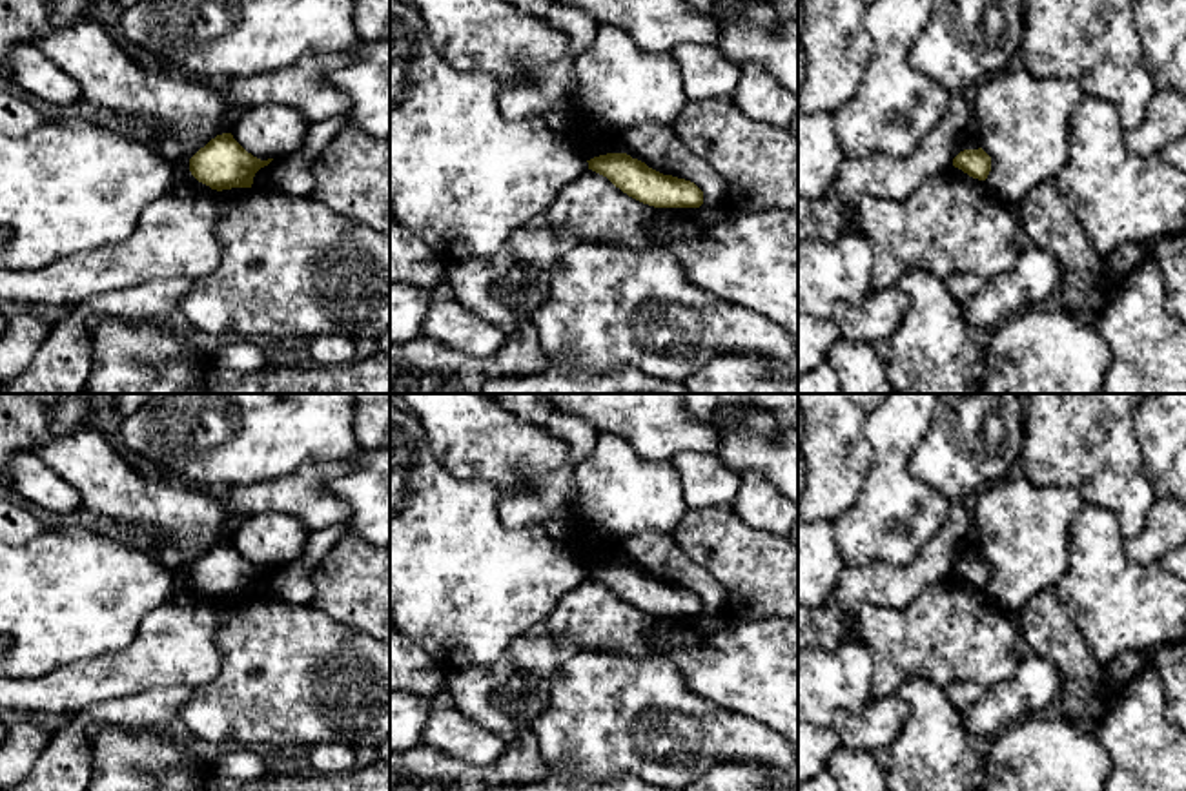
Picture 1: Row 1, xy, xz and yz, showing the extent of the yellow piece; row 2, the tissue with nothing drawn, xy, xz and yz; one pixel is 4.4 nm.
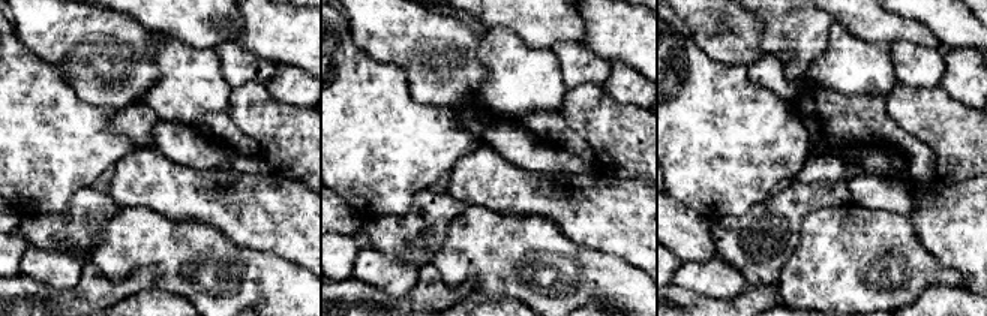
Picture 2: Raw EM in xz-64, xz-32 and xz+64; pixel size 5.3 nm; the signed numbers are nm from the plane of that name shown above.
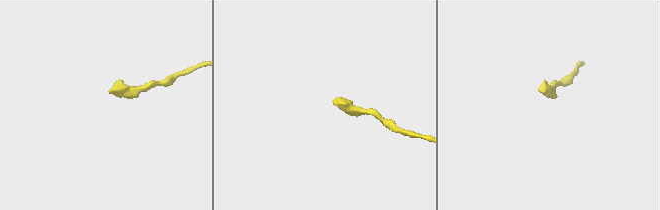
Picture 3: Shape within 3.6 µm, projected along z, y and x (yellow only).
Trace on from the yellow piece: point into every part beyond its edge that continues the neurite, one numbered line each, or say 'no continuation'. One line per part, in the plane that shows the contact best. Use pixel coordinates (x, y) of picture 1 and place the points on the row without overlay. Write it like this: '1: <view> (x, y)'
no continuation

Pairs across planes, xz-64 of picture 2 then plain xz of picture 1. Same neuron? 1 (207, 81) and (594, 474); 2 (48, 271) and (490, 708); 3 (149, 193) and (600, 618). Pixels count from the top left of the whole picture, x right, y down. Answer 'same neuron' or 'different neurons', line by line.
1: same neuron
2: different neurons
3: same neuron

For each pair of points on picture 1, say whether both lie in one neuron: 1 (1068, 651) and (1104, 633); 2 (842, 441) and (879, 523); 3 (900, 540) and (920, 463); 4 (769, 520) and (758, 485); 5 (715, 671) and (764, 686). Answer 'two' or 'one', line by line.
1: two
2: two
3: two
4: one
5: one

